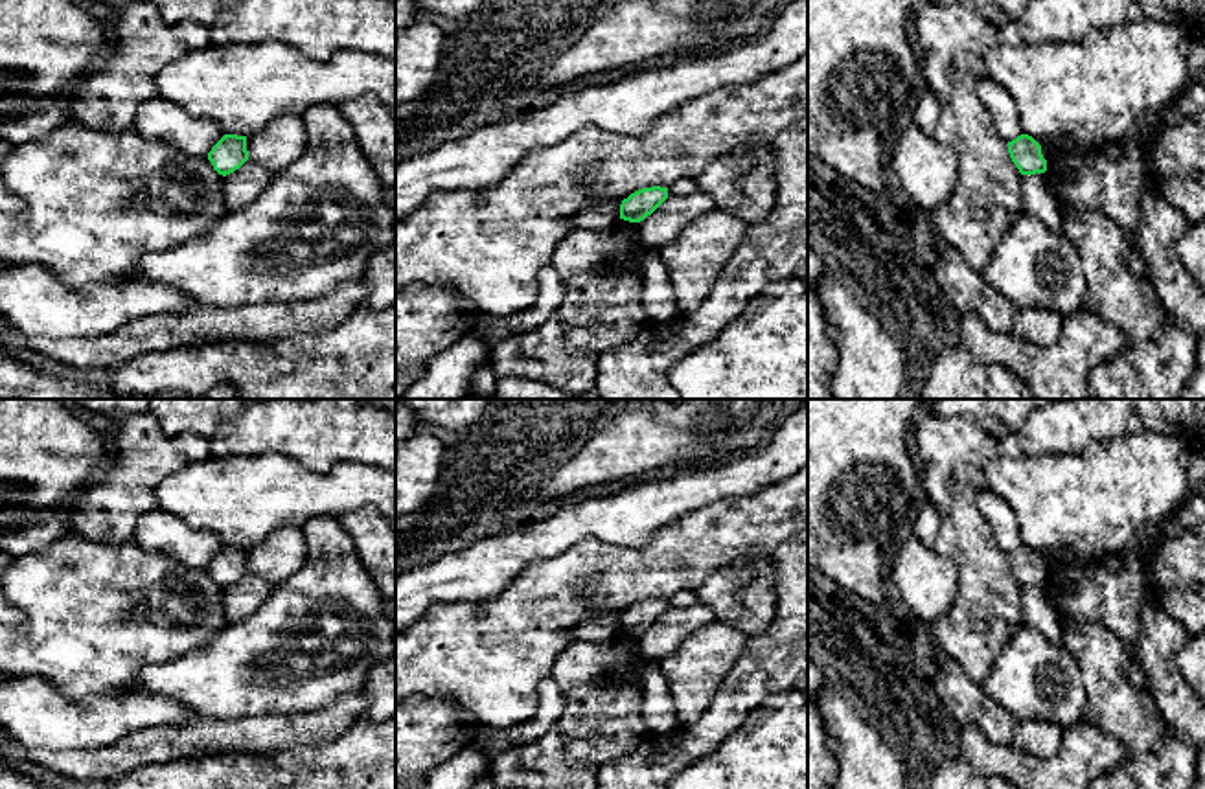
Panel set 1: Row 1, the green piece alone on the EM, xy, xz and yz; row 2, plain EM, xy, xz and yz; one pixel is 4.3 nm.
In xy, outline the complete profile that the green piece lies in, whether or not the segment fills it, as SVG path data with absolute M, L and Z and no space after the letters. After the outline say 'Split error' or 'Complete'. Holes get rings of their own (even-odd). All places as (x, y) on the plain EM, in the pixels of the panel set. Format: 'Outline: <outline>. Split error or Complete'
Outline: M224 546L208 565L213 581L226 589L248 572L247 548Z. Complete

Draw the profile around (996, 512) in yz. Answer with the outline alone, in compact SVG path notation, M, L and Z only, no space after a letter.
M986 487L975 495L975 502L1003 552L1012 554L1023 546L1019 526L1003 498Z

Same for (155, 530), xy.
M162 509L142 513L134 528L134 541L147 552L164 552L191 568L208 568L226 546L215 533L197 532Z

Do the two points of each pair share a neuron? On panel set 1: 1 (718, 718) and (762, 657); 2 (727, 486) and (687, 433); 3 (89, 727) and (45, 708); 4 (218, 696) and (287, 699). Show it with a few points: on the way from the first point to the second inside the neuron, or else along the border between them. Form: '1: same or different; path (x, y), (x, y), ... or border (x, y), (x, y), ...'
1: same; path (733, 703), (760, 672)
2: different; border (753, 451), (712, 466), (683, 468), (672, 473)
3: same; path (78, 725), (61, 725), (56, 720)
4: same; path (234, 696), (271, 696)

